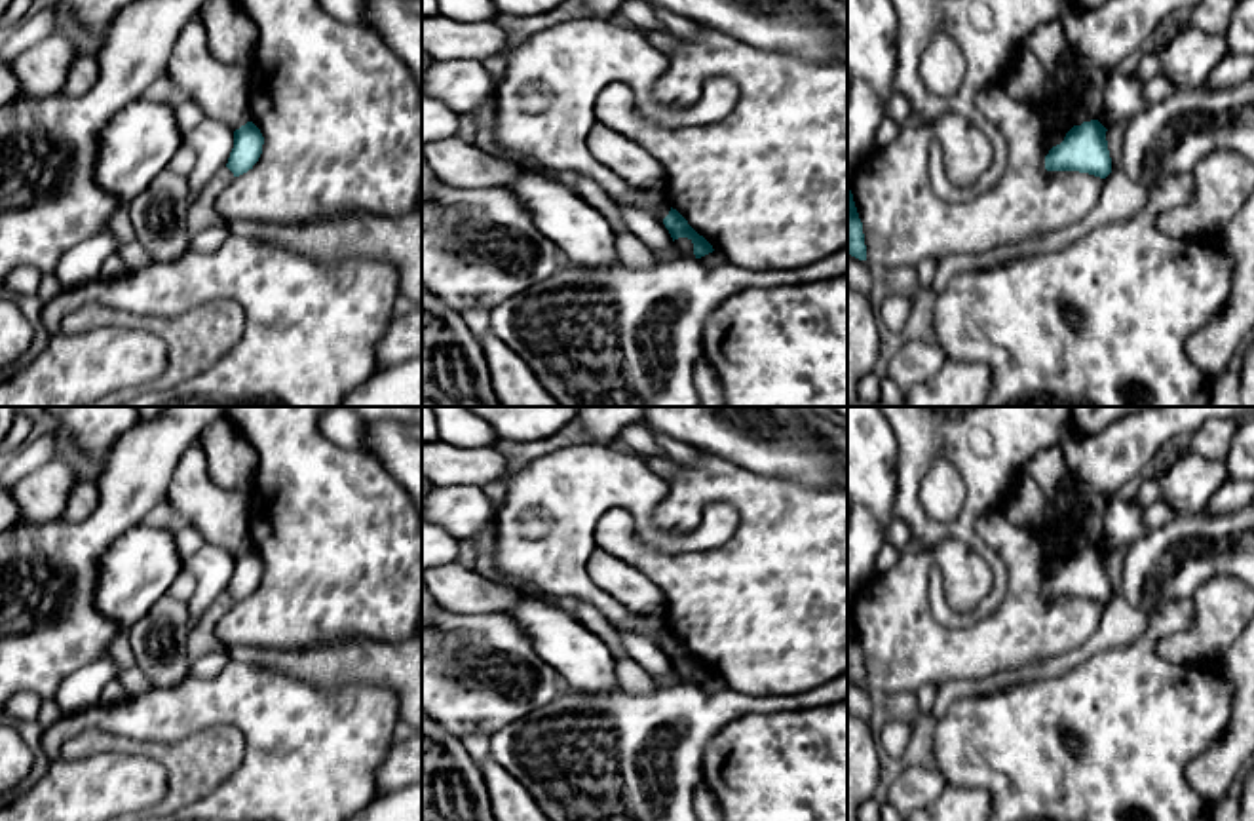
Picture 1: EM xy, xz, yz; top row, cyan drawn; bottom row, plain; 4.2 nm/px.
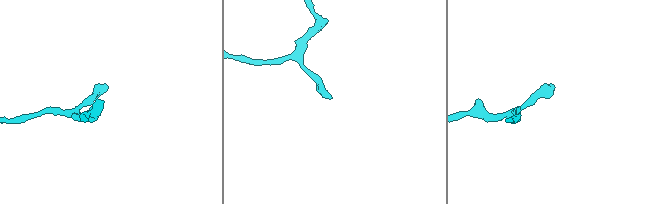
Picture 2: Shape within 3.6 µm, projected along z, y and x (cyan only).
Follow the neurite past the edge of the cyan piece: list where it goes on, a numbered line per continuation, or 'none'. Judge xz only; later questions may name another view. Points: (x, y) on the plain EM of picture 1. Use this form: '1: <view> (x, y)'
none

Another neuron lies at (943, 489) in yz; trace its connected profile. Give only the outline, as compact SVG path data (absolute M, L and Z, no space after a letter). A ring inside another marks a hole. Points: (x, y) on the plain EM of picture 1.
M939 456L922 481L927 517L952 523L965 504L965 483L958 469Z

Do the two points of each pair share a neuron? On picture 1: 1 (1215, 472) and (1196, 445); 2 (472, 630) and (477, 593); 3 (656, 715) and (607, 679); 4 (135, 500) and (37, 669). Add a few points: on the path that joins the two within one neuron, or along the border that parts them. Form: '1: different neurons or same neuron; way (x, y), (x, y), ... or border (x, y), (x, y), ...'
1: different neurons; border (1188, 453), (1222, 462)
2: different neurons; border (443, 607), (455, 612), (502, 612)
3: different neurons; border (620, 687), (608, 692), (574, 694)
4: same neuron; way (92, 540), (80, 552), (78, 599), (65, 626)

